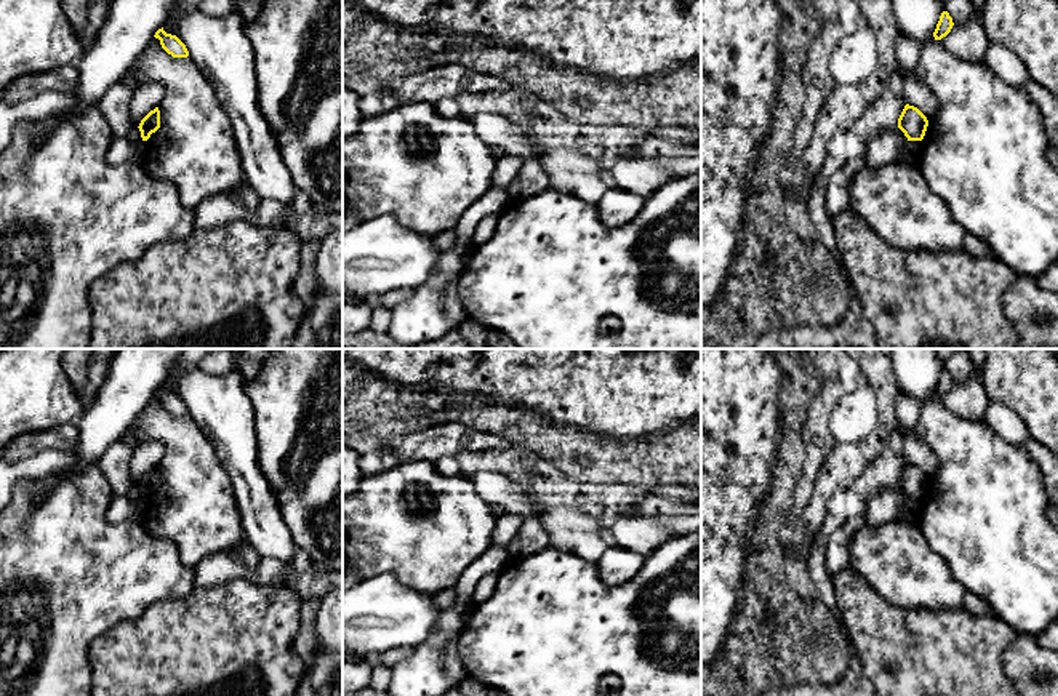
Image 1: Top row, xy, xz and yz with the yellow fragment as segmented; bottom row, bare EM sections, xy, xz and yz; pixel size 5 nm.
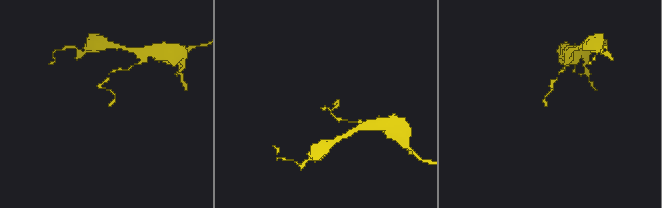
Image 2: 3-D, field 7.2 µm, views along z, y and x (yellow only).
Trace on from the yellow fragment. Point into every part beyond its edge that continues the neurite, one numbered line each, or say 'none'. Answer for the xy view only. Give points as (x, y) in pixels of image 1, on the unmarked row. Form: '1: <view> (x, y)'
none

